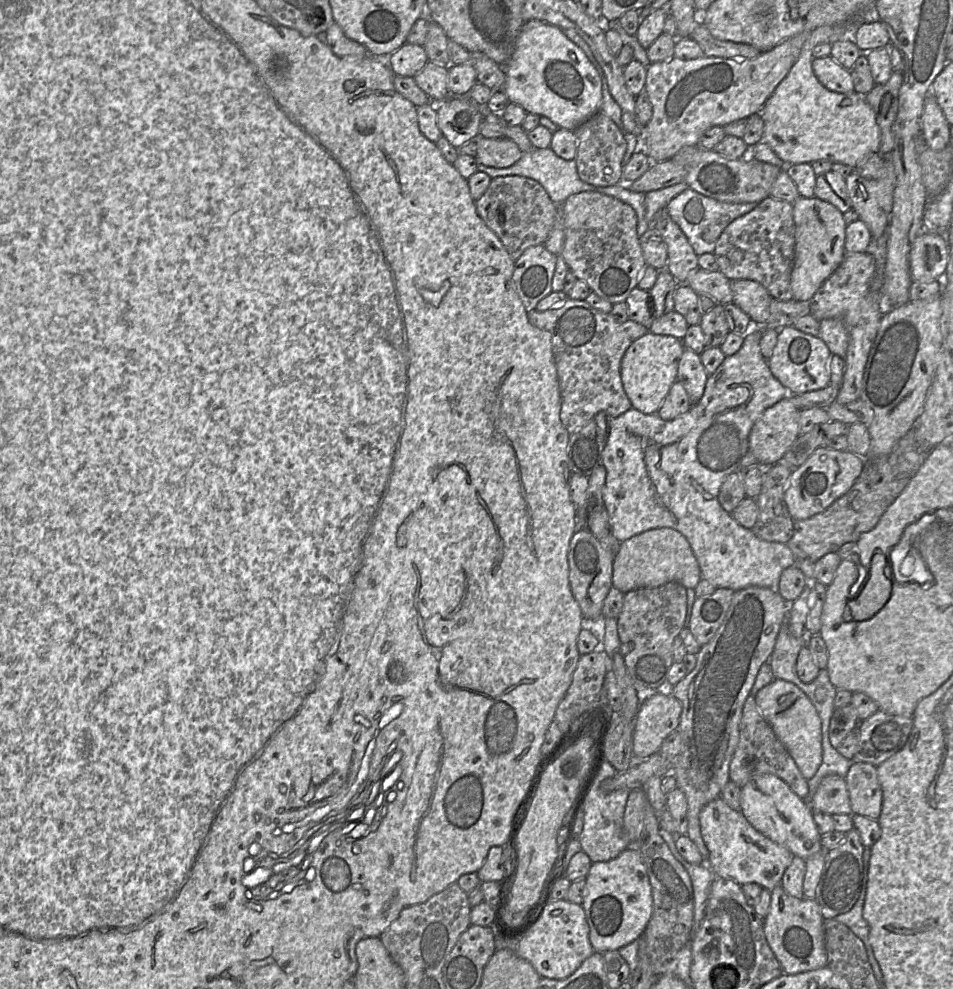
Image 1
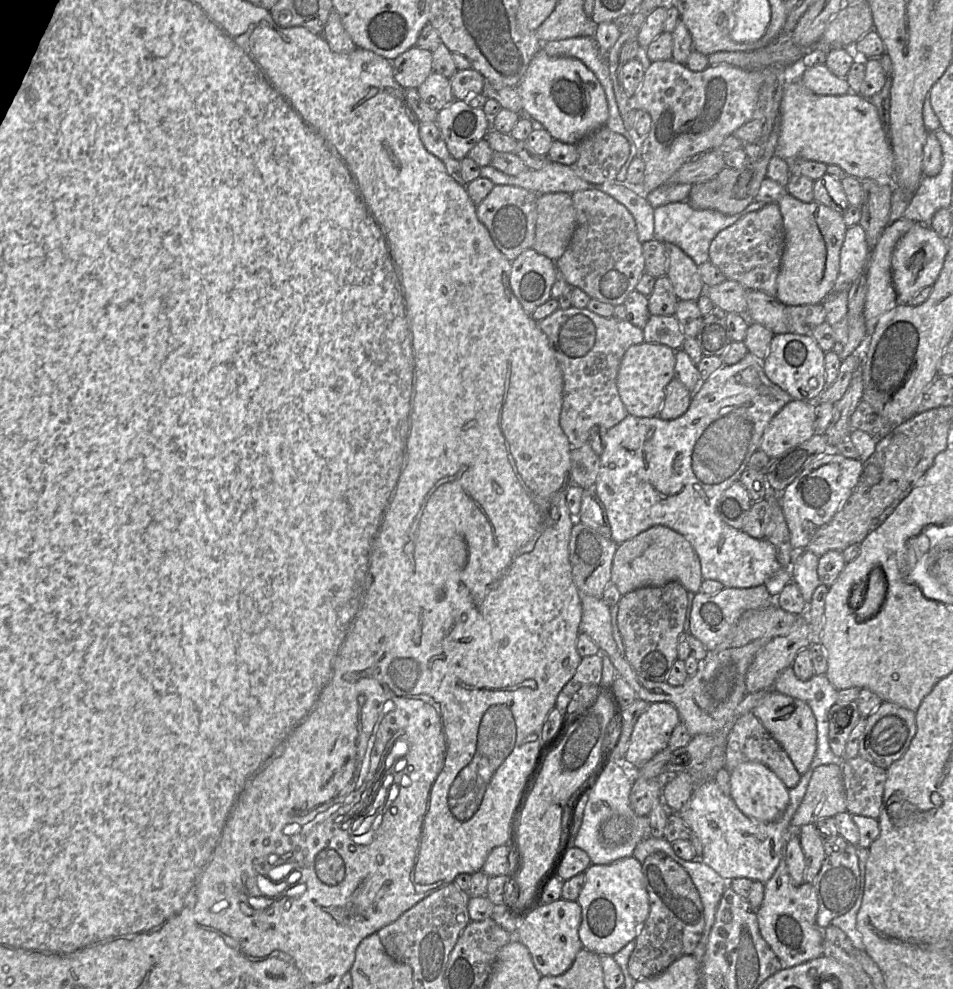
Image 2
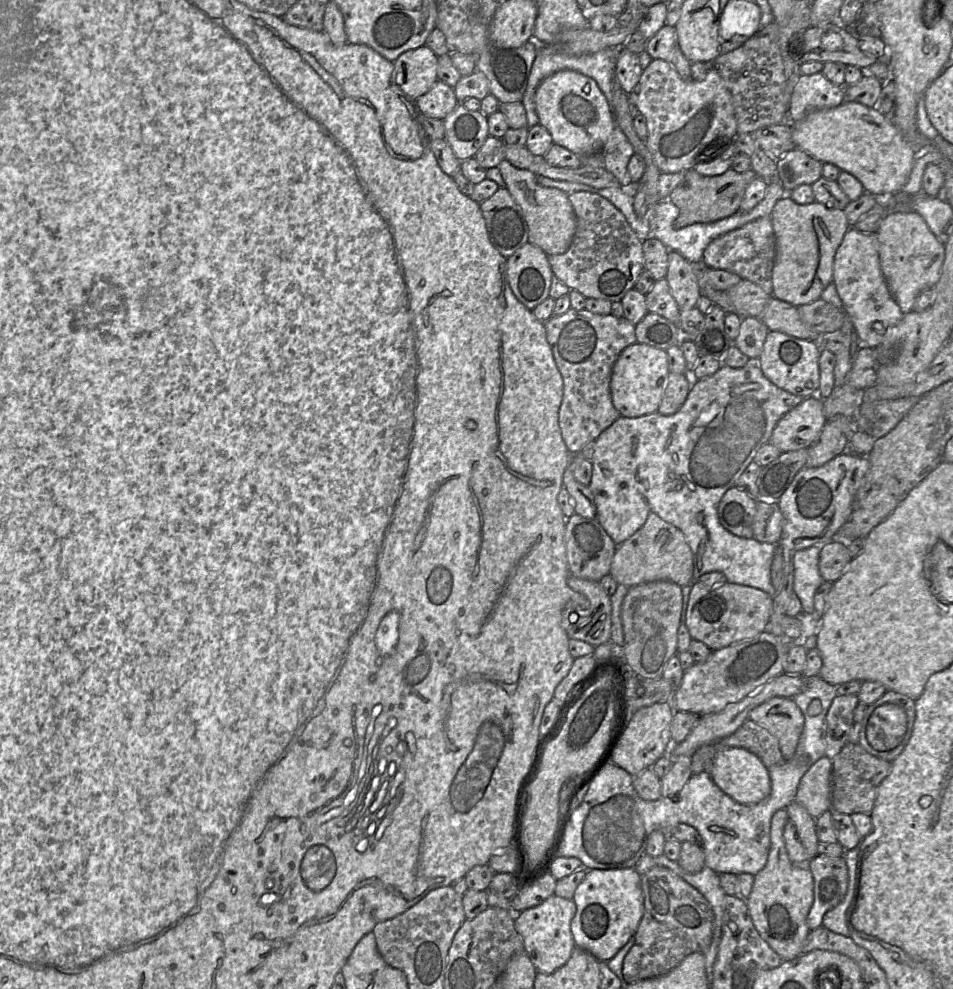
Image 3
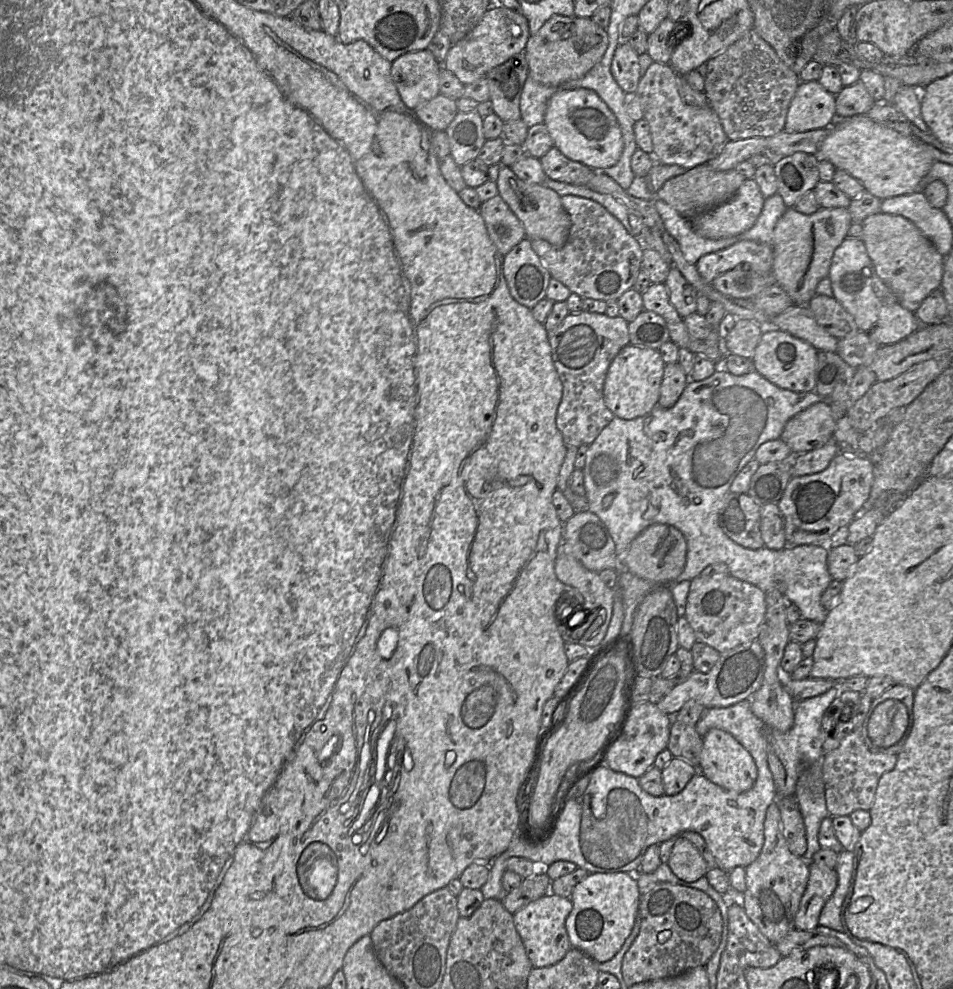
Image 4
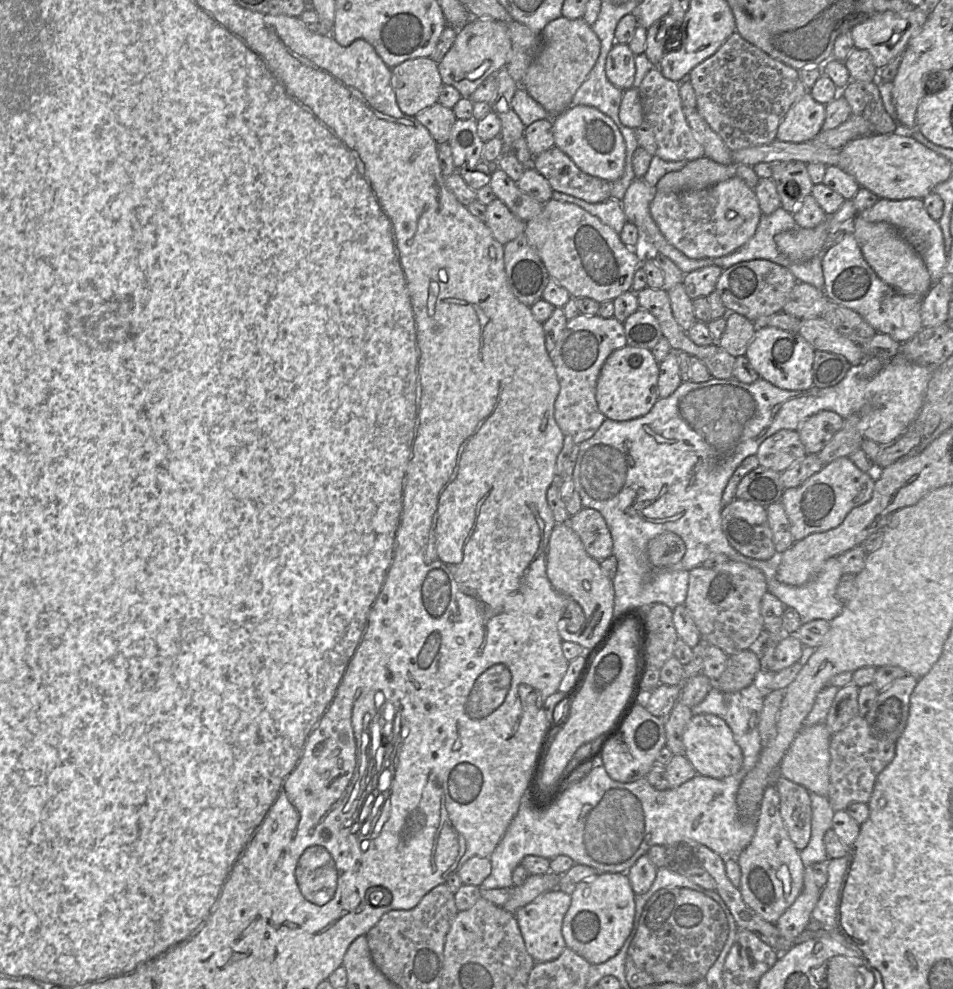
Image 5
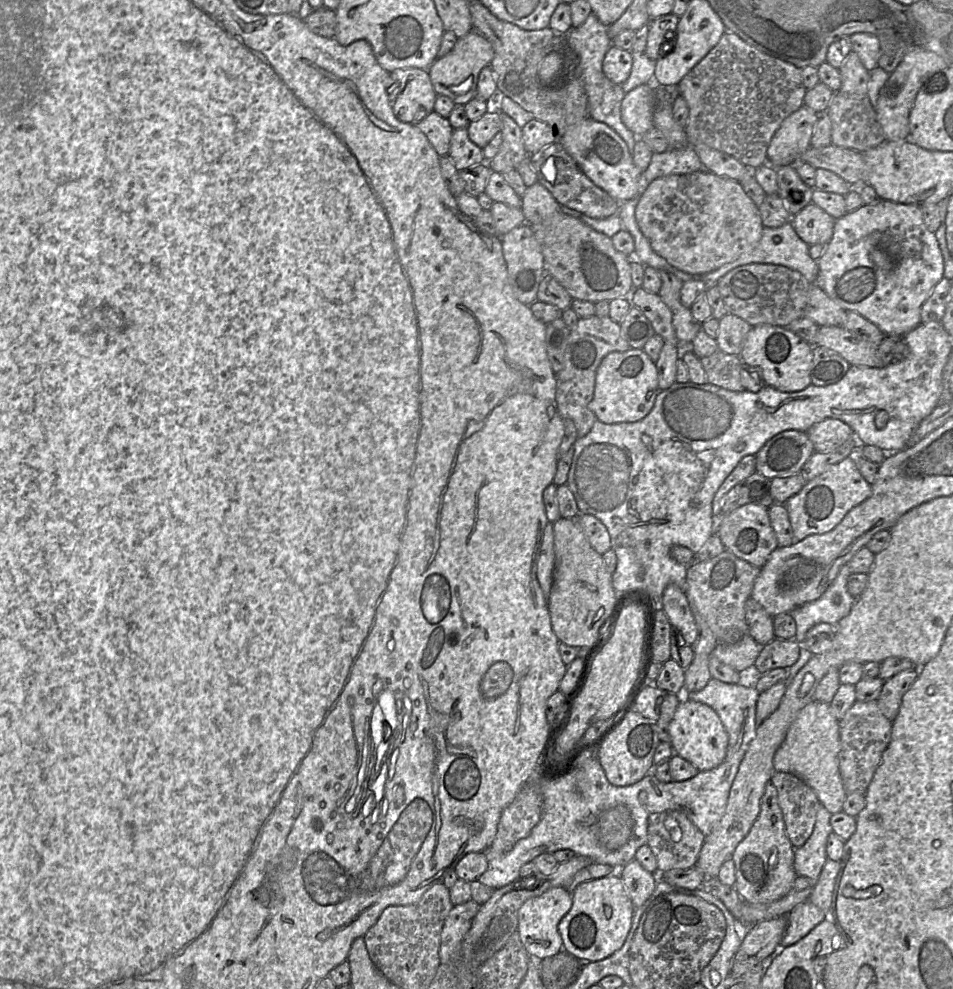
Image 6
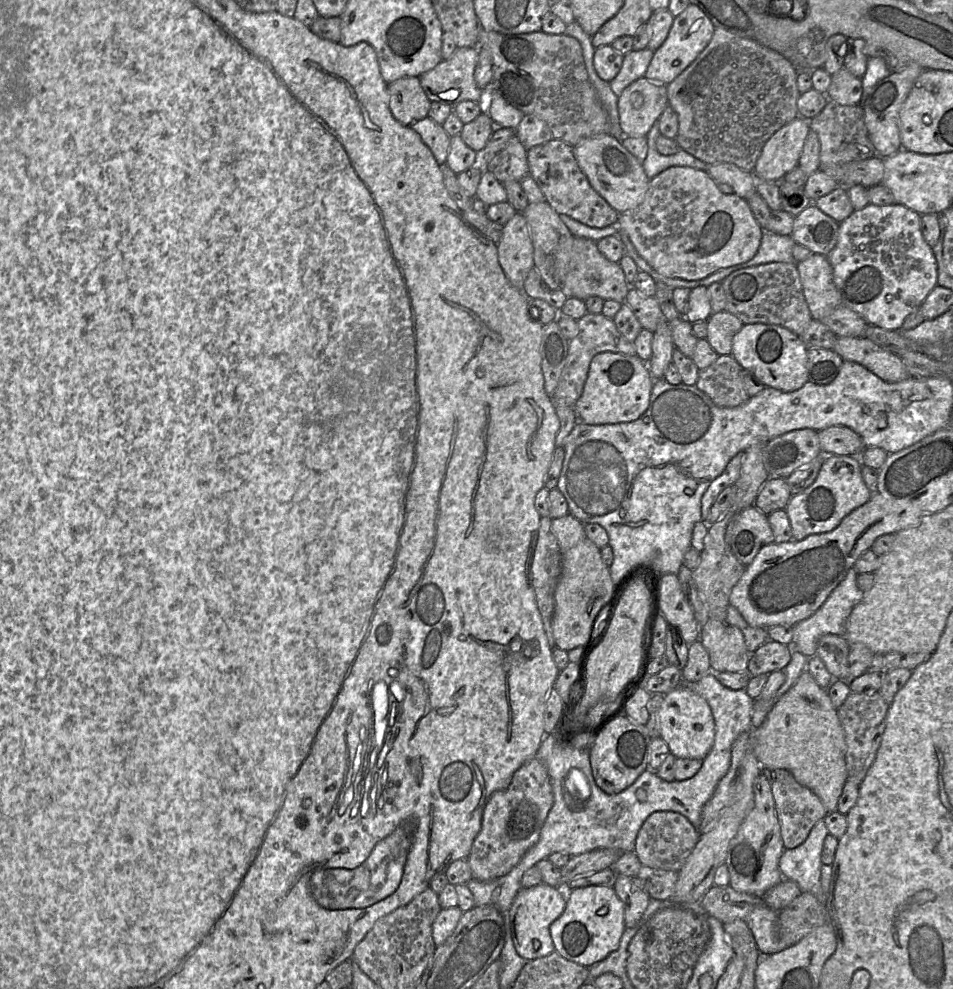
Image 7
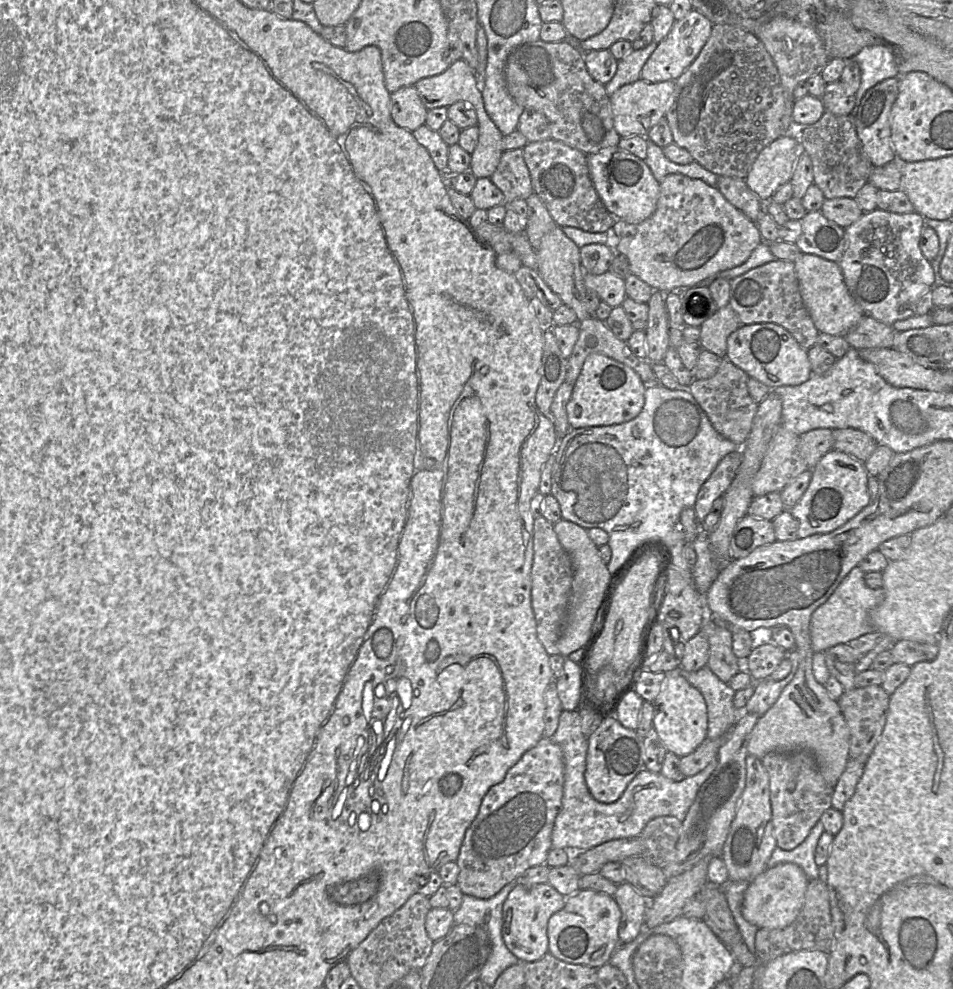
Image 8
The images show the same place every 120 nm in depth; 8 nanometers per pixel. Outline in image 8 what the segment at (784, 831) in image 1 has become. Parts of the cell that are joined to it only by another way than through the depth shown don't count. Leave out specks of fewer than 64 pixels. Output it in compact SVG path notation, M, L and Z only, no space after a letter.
M680 672L666 673L662 689L652 702L654 707L653 728L667 752L679 758L694 752L707 738L707 706L701 693Z

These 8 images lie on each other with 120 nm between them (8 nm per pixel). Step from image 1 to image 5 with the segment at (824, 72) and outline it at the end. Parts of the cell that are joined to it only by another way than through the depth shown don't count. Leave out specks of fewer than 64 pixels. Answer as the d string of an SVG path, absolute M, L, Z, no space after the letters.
M809 90L788 110L781 121L776 140L803 143L813 140L822 130L825 105L813 99Z

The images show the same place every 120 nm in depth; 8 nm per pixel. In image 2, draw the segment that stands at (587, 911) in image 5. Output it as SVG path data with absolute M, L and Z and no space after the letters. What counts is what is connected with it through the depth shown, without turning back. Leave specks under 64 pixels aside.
M632 855L609 865L591 864L584 873L584 885L577 898L582 910L579 938L584 949L598 955L614 955L636 938L649 915L642 863Z

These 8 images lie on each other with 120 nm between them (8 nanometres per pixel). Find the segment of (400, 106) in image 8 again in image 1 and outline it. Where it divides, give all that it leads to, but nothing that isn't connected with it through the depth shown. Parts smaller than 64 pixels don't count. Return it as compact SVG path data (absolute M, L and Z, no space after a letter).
M408 42L386 58L386 63L394 75L406 77L414 77L427 62L428 57L424 47Z

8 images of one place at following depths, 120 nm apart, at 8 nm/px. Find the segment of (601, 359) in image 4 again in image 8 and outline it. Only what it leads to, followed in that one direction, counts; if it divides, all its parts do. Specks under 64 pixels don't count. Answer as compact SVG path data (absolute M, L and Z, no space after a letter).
M594 315L577 322L579 337L568 358L568 371L565 381L574 385L585 359L592 353L604 354L631 367L647 386L657 384L651 363L637 357L627 342L618 339L604 321Z

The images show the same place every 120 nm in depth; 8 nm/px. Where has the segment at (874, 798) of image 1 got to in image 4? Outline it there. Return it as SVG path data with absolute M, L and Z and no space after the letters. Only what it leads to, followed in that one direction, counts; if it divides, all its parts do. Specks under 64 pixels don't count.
M855 729L841 741L838 748L824 754L821 760L825 801L829 815L849 816L853 811L872 807L880 777L895 767L896 754L871 751L865 744L861 729Z

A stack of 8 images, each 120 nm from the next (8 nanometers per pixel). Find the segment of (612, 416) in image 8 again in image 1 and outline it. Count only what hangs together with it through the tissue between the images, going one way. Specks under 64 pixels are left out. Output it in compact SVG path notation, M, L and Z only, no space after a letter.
M649 331L627 348L621 361L620 375L632 408L647 415L658 413L672 385L677 381L678 365L684 350L682 340Z

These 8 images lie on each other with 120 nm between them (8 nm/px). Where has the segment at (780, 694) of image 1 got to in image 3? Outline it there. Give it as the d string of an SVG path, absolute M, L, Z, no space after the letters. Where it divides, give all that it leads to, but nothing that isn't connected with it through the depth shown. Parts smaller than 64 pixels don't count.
M773 697L752 709L749 718L778 739L785 760L794 756L805 719L793 699Z

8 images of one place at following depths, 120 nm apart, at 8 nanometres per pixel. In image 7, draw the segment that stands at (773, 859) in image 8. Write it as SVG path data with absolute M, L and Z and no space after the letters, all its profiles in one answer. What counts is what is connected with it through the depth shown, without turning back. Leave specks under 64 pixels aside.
M819 820L801 845L784 850L778 863L784 879L795 882L801 893L811 893L823 904L827 902L827 893L822 890L820 881L821 853L828 833L824 820Z

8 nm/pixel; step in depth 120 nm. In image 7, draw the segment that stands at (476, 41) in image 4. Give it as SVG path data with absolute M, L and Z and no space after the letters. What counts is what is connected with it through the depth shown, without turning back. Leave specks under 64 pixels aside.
M478 47L457 48L449 59L443 59L433 69L419 76L420 84L431 102L439 102L455 107L463 101L479 102L482 89L474 79L474 71L479 57Z

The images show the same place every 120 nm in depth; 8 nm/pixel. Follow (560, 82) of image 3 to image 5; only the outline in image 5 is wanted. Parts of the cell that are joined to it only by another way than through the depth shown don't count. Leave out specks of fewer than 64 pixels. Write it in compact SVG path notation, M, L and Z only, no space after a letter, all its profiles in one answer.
M574 106L552 120L554 144L584 173L608 182L619 179L625 164L625 141L611 118L589 106Z

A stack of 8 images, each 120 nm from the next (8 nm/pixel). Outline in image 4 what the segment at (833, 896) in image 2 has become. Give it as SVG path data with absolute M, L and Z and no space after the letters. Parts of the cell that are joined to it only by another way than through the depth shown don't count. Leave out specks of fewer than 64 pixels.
M808 861L809 877L795 915L796 930L812 930L819 925L820 912L837 887L837 872L825 865Z

